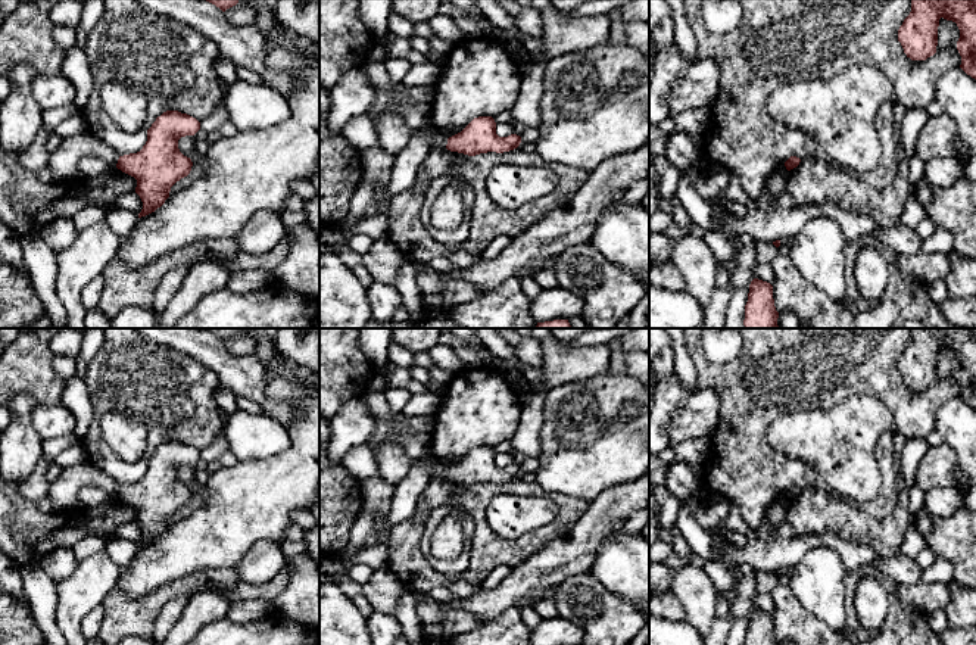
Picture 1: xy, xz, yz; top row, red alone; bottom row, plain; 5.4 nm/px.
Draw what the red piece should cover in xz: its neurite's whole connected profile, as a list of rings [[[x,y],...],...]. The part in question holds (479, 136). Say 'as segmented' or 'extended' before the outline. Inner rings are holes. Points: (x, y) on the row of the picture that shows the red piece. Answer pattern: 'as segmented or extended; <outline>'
extended; [[[478,116],[452,137],[436,133],[431,138],[431,150],[448,149],[450,152],[475,156],[487,152],[509,152],[517,149],[520,143],[521,137],[517,134],[499,137],[496,134],[496,122],[492,116]]]

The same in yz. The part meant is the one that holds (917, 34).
as segmented; [[[911,0],[911,12],[898,29],[904,53],[911,60],[933,56],[941,18],[957,24],[960,68],[976,80],[976,0]]]

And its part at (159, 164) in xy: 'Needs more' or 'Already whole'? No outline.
Needs more

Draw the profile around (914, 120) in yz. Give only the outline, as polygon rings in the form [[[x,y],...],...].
[[[913,108],[904,112],[901,124],[901,146],[907,161],[916,155],[919,135],[927,119],[929,113],[926,108]]]

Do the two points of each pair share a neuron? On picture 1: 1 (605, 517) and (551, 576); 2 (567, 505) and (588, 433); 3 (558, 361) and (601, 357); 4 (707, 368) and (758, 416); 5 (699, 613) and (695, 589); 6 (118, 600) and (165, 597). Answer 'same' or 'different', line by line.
1: same
2: different
3: same
4: same
5: same
6: same

